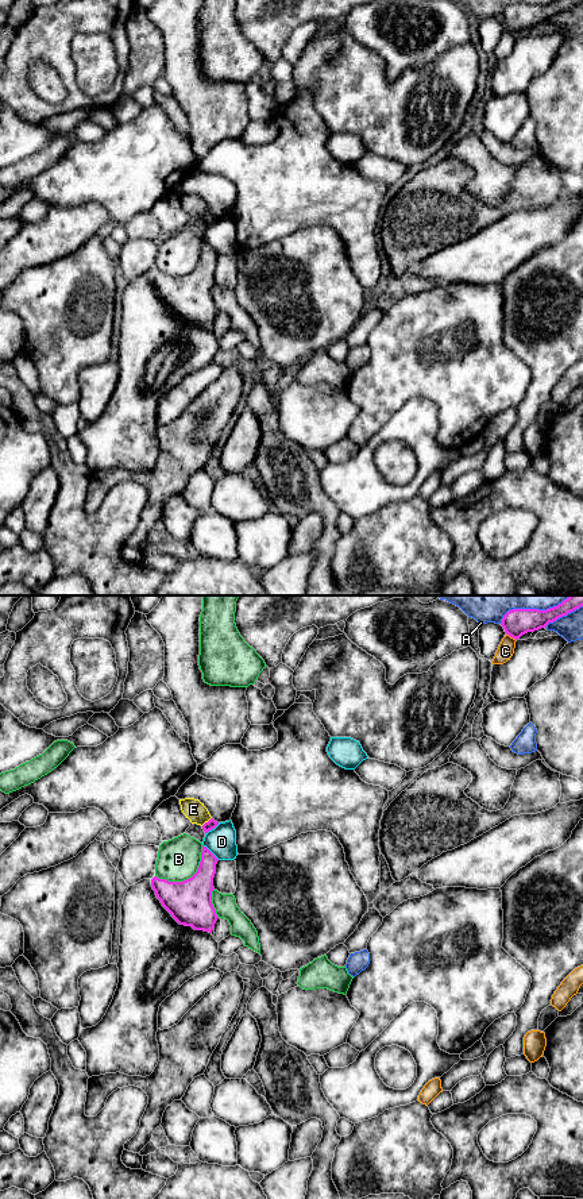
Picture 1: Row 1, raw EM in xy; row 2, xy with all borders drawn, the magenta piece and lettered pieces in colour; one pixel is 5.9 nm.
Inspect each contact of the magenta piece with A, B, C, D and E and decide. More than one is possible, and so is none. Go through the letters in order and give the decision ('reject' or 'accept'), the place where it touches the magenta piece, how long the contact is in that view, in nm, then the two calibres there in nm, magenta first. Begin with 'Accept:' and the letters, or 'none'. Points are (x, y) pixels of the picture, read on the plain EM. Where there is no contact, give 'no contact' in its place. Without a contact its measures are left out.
Accept: none
A: reject; meets magenta in xy at (526, 4); contact 360 nm long; 160 nm thick on the magenta side, 110 nm on the other
B: reject; meets magenta in xy at (189, 273); contact 340 nm long; 260 nm thick on the magenta side, 260 nm on the other
C: reject; meets magenta in xy at (512, 31); contact 80 nm long; 160 nm thick on the magenta side, 100 nm on the other
D: reject; meets magenta in xy at (209, 246); contact 140 nm long; 180 nm thick on the magenta side, 180 nm on the other
E: reject; meets magenta in xy at (205, 218); contact 80 nm long; 60 nm thick on the magenta side, 120 nm on the other

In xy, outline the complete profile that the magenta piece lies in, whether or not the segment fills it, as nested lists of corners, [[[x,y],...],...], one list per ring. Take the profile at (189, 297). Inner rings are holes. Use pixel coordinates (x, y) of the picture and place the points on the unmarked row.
[[[202,240],[201,257],[192,273],[184,277],[169,277],[157,271],[151,274],[157,293],[179,320],[212,328],[219,313],[212,298],[217,257]]]

